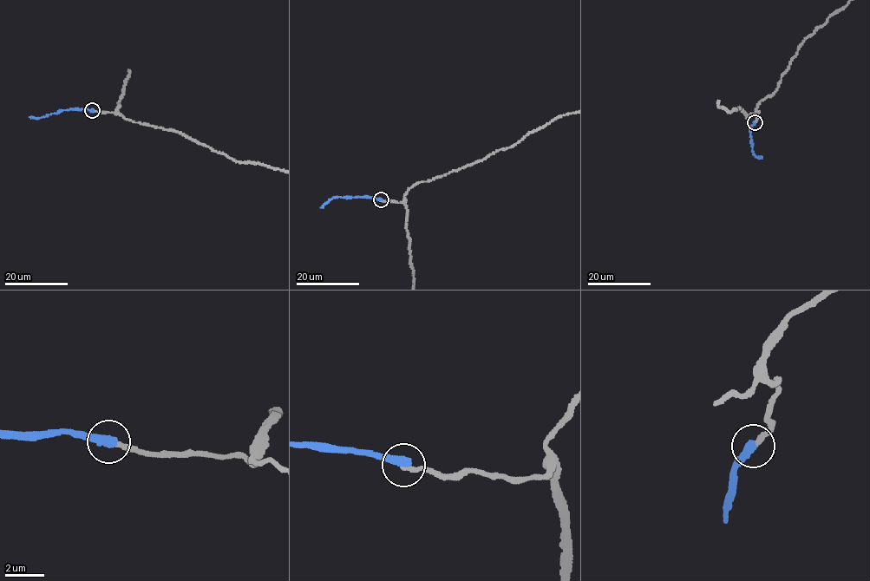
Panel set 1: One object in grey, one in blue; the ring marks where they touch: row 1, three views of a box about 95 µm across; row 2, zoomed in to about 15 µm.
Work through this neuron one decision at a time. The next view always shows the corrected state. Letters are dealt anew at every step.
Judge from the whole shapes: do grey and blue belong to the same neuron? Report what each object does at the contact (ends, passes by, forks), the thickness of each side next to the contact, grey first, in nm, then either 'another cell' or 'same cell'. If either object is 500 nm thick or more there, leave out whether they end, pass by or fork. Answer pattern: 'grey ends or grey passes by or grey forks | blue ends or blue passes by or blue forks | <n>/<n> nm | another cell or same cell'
240/500 nm | another cell

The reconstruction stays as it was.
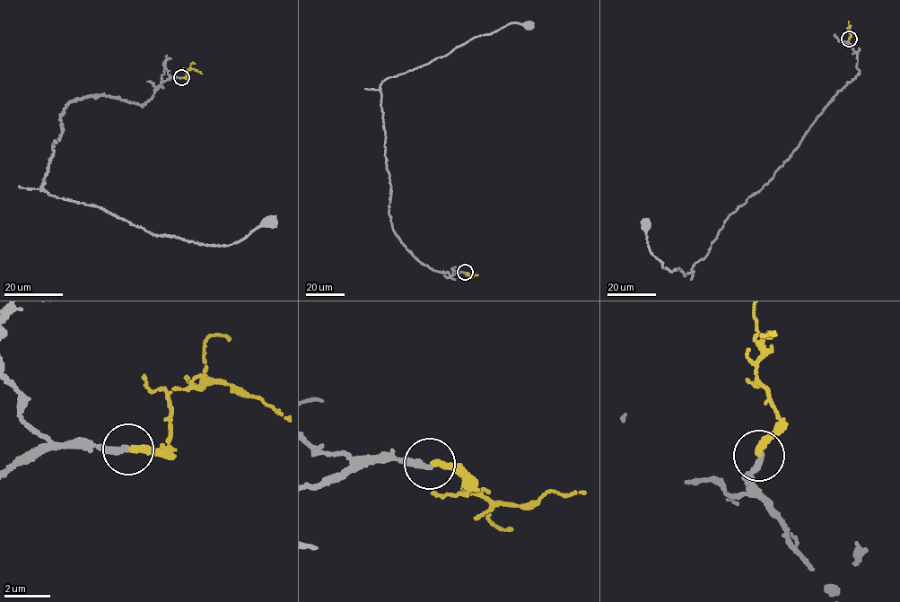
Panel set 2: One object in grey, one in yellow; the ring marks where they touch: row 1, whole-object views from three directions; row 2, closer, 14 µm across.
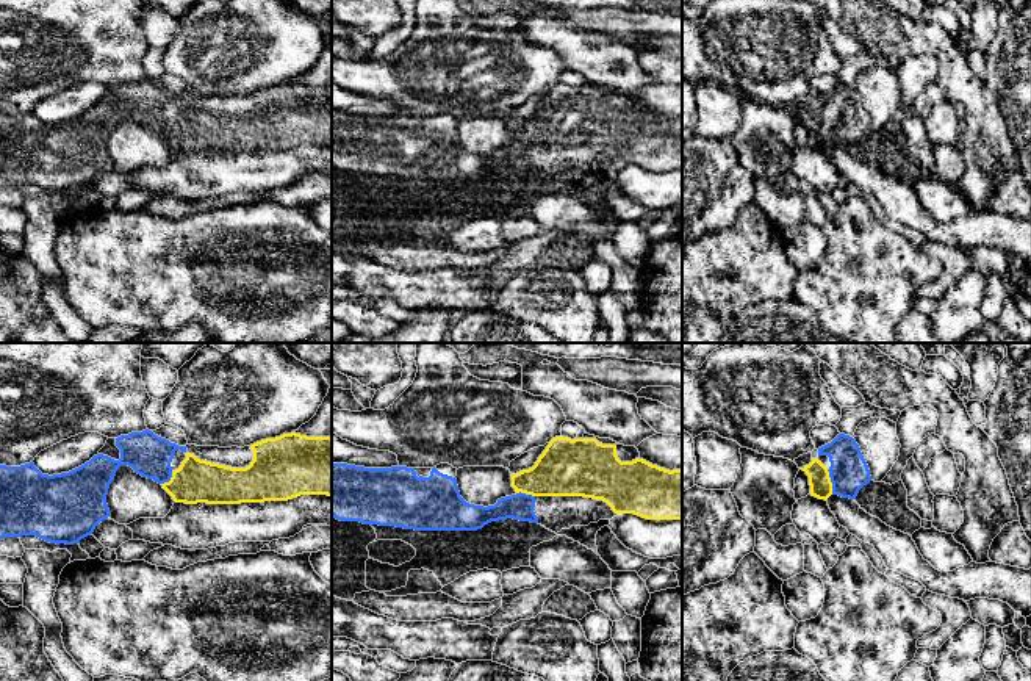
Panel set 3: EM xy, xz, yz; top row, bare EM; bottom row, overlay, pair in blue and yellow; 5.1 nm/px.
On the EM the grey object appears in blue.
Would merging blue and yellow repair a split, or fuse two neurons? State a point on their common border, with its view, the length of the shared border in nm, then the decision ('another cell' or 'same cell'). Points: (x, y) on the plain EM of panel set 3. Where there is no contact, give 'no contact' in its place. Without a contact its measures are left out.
yz (831, 130) | 130 nm | same cell

